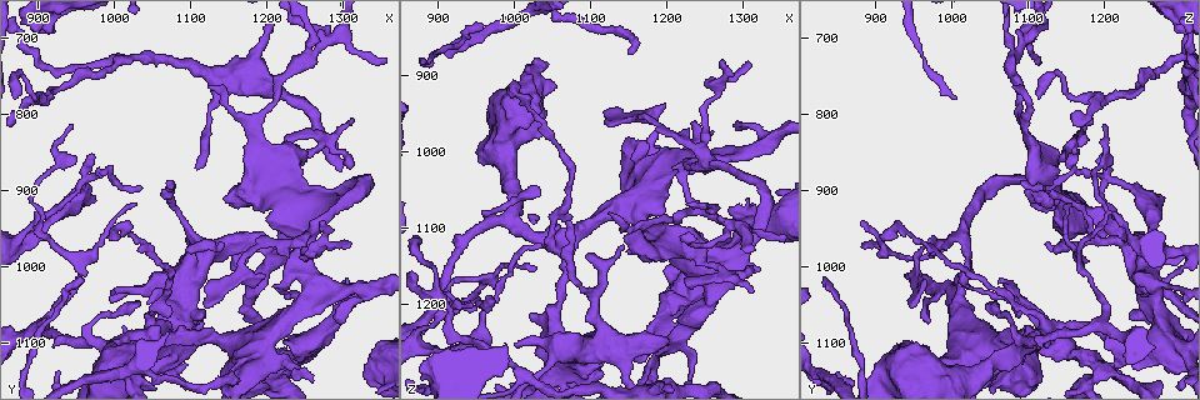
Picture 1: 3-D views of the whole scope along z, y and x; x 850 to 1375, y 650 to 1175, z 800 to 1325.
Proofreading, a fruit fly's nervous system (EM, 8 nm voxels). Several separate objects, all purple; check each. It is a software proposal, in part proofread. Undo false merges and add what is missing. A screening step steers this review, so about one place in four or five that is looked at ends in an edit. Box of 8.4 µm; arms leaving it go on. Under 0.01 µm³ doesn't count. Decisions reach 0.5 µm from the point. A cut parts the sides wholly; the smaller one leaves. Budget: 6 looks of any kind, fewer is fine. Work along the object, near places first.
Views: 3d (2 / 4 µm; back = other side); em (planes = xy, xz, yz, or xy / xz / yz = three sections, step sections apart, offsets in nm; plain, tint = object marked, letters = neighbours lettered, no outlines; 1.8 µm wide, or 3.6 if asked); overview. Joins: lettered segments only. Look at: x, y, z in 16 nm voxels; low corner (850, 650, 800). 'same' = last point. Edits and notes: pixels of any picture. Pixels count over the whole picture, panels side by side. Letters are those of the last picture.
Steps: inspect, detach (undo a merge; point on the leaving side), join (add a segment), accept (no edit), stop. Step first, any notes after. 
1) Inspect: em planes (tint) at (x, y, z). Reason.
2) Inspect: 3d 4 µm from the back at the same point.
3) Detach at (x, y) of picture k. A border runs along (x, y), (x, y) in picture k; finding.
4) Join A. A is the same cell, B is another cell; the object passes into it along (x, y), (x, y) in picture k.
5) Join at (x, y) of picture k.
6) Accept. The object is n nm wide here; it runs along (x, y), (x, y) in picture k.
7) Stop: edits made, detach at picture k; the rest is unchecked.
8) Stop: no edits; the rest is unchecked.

Inspect: em xz step 16 (tint) at (1000, 1030, 1255). Free end.

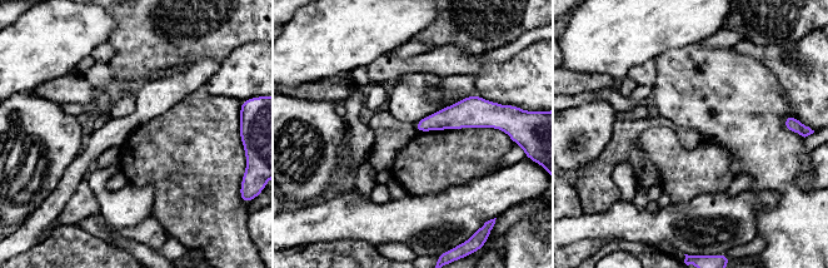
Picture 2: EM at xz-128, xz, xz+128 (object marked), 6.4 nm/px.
Inspect: em planes (letters) at the same point.

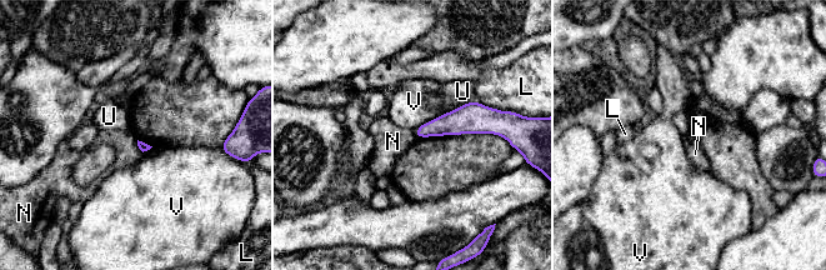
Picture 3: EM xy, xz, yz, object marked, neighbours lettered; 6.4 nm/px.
Accept. L, N, U and V are other cells; a border runs along (136, 140), (136, 145), (143, 153) in picture 3; no lettered segment goes on from it.

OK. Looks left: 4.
Inspect: em planes (plain) at (905, 935, 1215). Looks like a crossing.

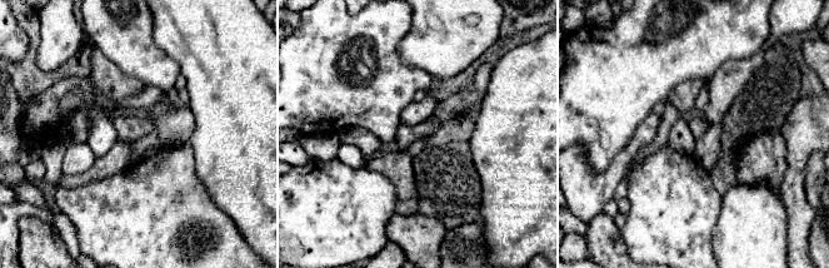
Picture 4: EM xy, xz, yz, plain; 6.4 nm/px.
Inspect: em planes (letters) at the same point. See the neighbours.

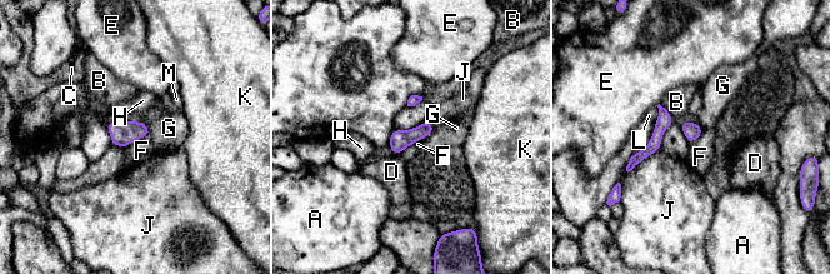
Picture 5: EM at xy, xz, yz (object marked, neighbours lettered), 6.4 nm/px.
Accept. A, B, C, D, E, F, G, H, J, K, L and M are other cells; a border runs along (429, 134), (409, 144), (399, 154) in picture 5; continuous, no second cell.

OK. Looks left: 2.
Inspect: em planes (tint) at (1245, 1040, 1010).

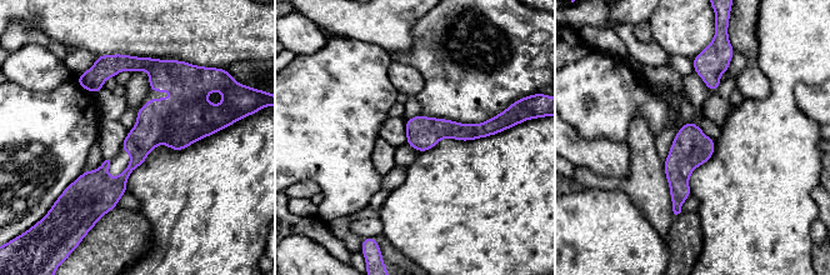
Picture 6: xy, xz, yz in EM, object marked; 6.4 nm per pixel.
Inspect: em planes (letters) at the same point.

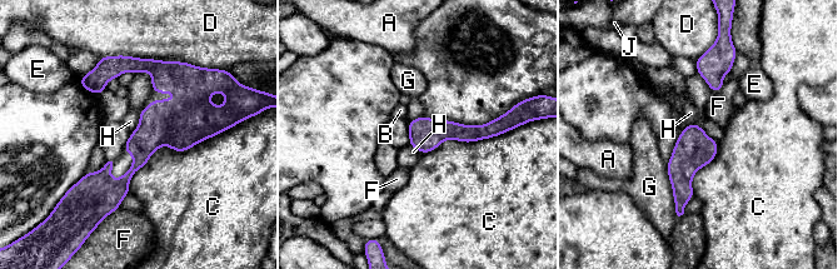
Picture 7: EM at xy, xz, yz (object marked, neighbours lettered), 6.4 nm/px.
Accept. A, B, C, D, E, F, G, H and J are other cells; a border runs along (687, 123), (697, 123), (717, 142) in picture 7; all the same cell.

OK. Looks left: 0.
Stop: no edits; the rest is unchecked.

